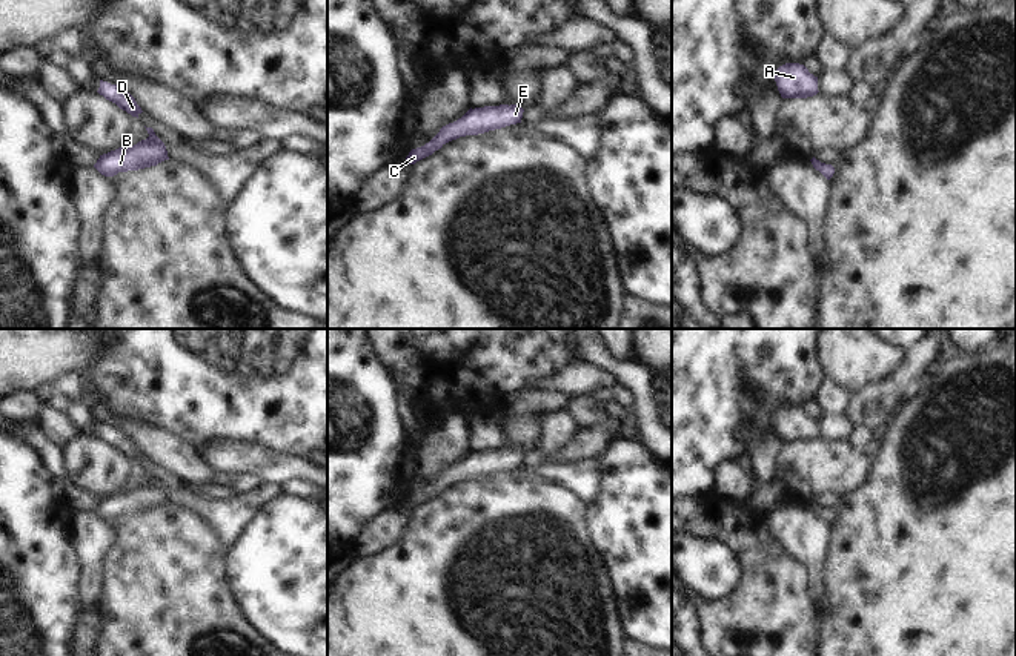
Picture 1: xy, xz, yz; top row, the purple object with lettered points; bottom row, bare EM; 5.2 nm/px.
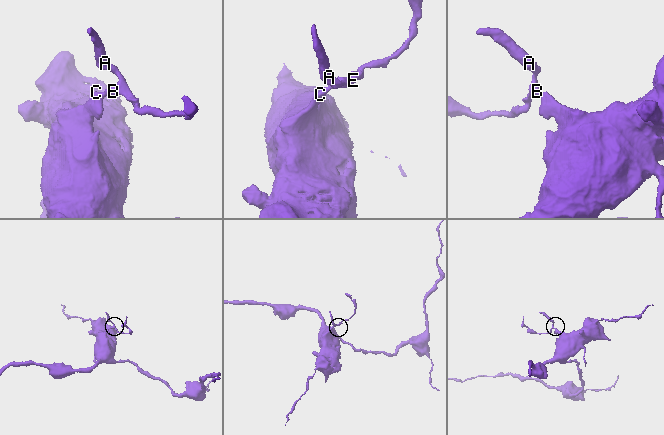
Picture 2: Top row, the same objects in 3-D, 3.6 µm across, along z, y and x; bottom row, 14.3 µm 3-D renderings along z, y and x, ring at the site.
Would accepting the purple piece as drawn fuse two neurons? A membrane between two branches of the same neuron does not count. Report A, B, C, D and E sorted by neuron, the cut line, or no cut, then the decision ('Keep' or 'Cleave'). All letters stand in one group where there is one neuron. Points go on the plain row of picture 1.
Groups: A B C D E. No split. Keep

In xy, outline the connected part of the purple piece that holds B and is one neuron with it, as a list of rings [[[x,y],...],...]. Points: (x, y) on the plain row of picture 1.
[[[154,473],[146,475],[149,478],[146,484],[100,499],[94,512],[105,521],[114,521],[118,516],[138,515],[169,504],[166,490]]]

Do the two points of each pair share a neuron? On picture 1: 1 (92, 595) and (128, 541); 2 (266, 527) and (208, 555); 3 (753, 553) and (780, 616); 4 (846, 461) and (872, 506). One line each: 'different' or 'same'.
1: different
2: different
3: same
4: different

